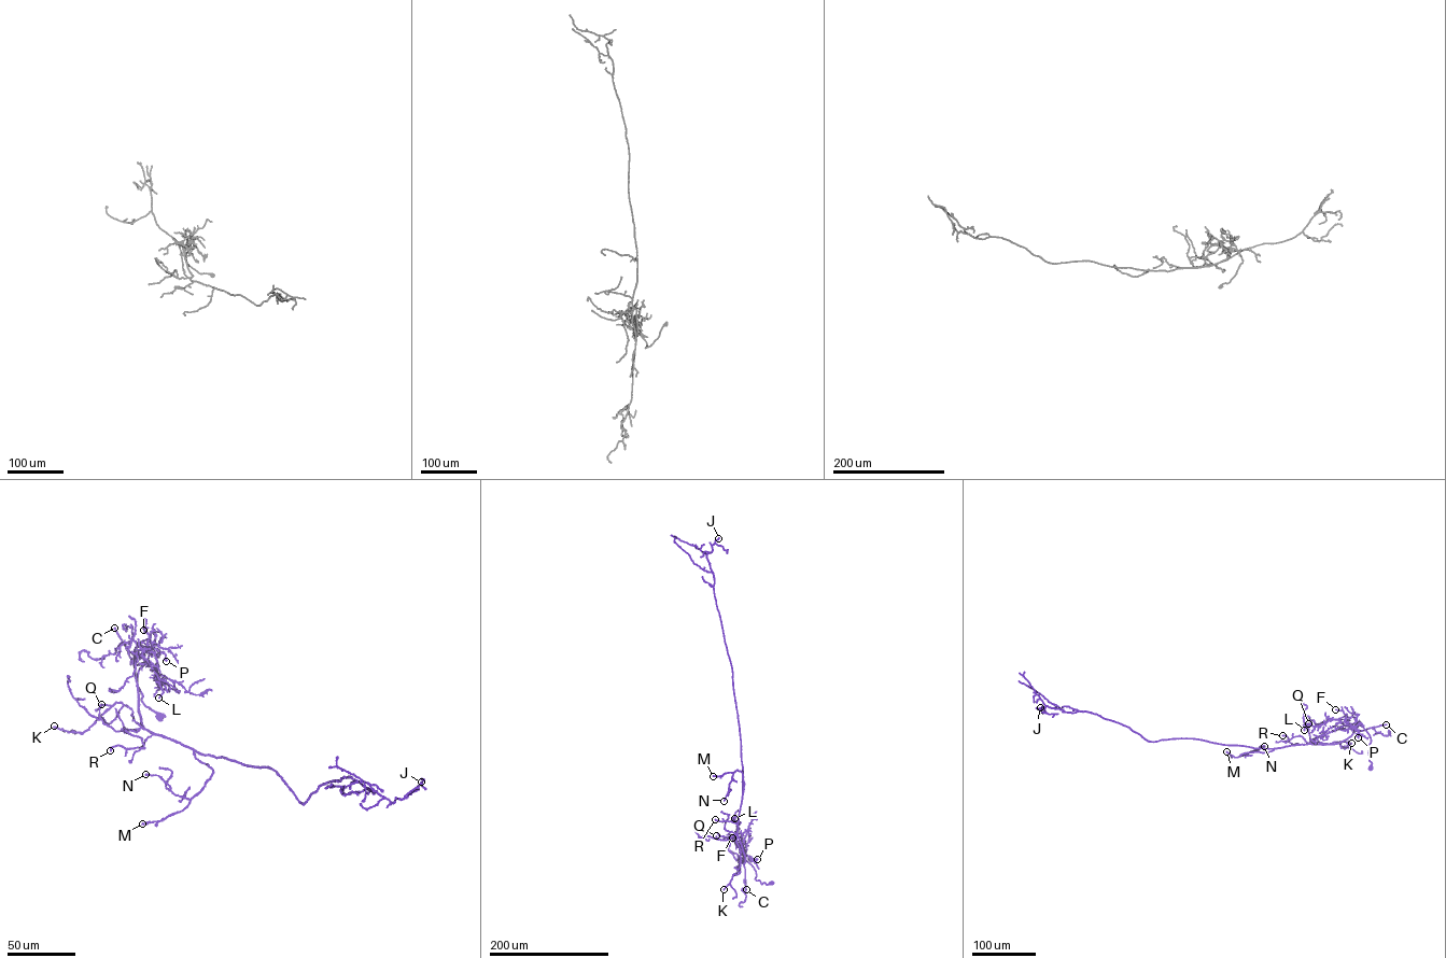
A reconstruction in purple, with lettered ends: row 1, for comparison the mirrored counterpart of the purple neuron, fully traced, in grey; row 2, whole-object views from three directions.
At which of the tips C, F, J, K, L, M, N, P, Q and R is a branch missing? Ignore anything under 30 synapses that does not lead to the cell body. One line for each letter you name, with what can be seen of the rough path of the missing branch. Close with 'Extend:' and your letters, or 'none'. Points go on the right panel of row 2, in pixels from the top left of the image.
Extend: C, R

